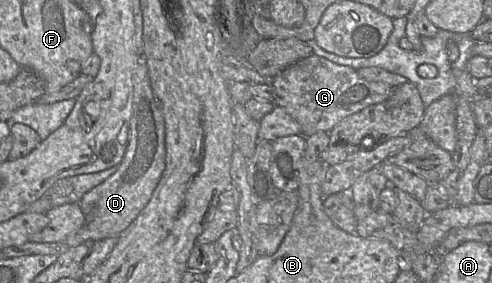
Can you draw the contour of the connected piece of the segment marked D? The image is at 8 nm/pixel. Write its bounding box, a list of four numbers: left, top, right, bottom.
[65,63,165,247]

